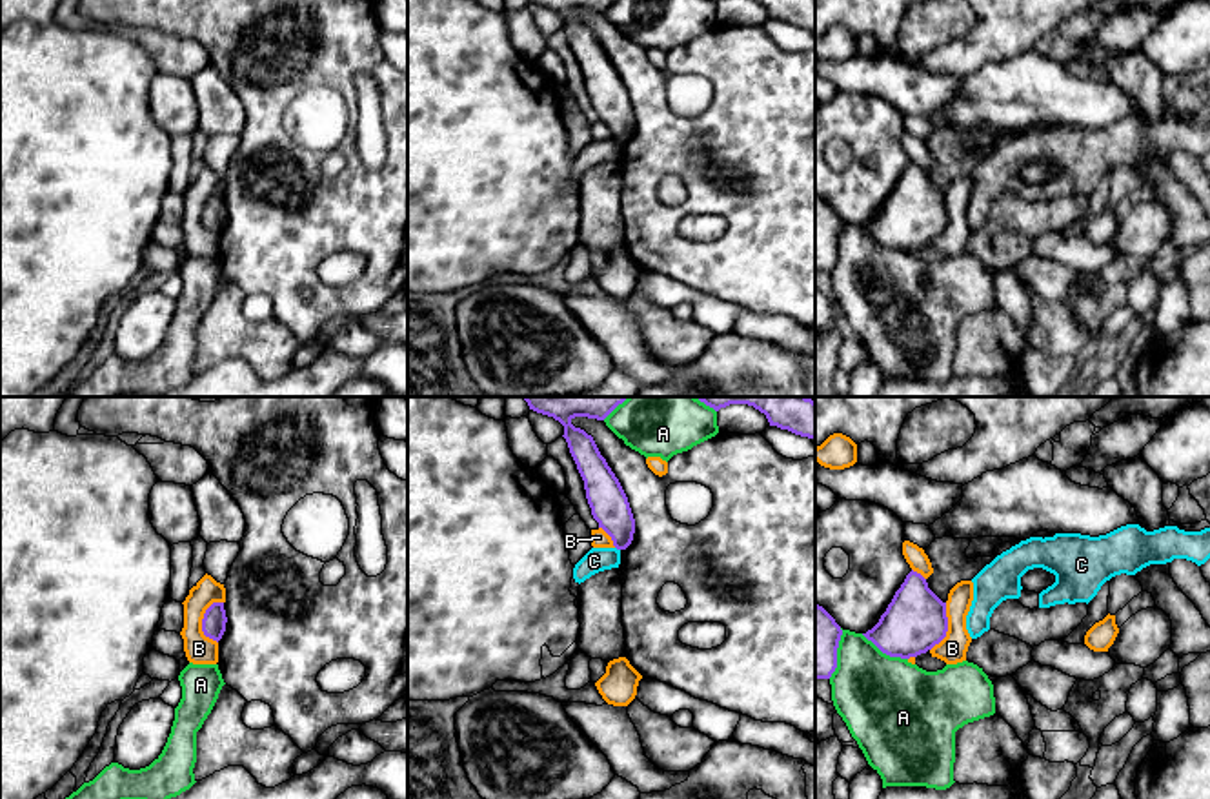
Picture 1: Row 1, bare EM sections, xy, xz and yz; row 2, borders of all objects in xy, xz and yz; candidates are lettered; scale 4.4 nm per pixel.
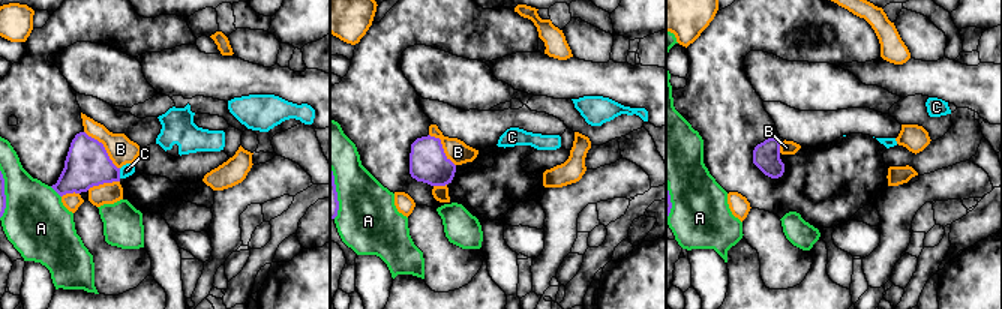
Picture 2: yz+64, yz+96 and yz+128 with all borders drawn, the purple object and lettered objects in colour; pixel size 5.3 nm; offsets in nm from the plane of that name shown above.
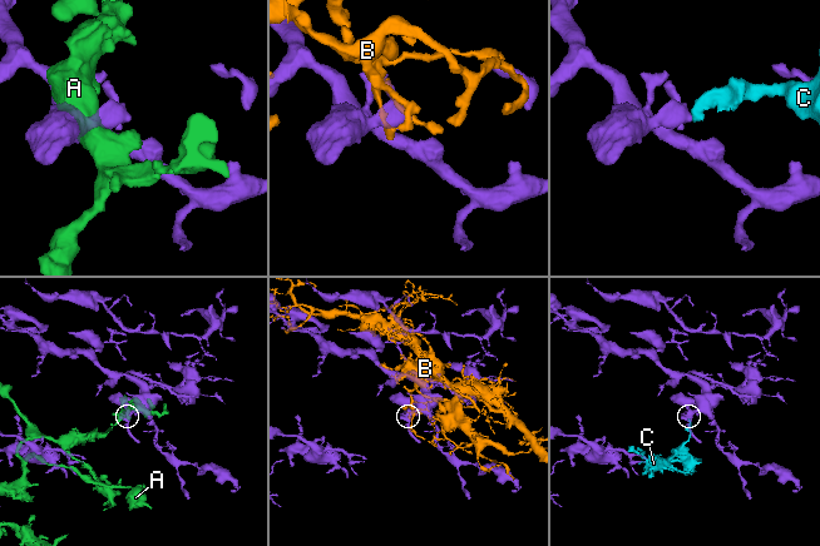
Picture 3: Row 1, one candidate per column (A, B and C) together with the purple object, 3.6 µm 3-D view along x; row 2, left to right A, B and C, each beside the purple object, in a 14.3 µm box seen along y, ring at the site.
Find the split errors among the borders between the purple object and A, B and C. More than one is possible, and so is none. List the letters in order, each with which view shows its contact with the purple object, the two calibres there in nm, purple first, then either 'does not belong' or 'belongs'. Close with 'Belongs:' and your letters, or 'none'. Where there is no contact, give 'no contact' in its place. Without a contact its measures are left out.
A: contact in yz; calibres 280 and 420 nm; does not belong
B: contact in xy; calibres 110 and 130 nm; does not belong
C: contact in xz; calibres 170 and 110 nm; does not belong
Belongs: none

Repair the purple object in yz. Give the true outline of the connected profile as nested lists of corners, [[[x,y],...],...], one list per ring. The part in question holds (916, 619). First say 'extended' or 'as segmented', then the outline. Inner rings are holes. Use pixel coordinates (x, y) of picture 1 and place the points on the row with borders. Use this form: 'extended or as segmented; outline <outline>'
as segmented; outline [[[912,570],[901,588],[895,592],[879,622],[862,635],[872,641],[882,653],[890,657],[910,659],[932,650],[946,637],[946,632],[946,602],[943,602],[928,588],[928,582],[921,573]]]

